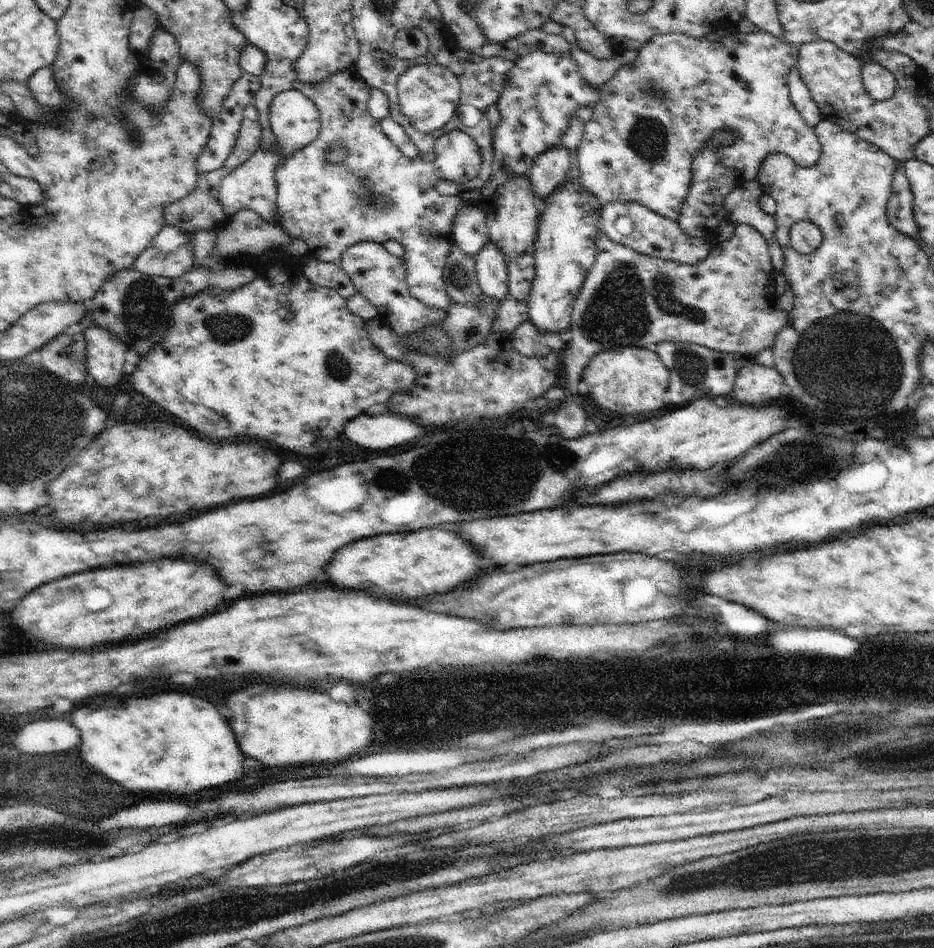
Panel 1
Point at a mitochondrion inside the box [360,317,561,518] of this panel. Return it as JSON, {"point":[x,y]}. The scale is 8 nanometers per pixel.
{"point":[425,340]}

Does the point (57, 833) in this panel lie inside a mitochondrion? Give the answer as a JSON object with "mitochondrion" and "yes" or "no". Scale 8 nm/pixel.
{"mitochondrion":"yes"}

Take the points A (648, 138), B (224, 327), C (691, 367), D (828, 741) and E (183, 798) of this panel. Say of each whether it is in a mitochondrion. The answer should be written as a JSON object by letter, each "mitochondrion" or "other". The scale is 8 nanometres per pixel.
{"A":"mitochondrion","B":"mitochondrion","C":"mitochondrion","D":"mitochondrion","E":"other"}

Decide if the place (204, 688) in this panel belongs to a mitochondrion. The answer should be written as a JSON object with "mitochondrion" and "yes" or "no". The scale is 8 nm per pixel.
{"mitochondrion":"no"}

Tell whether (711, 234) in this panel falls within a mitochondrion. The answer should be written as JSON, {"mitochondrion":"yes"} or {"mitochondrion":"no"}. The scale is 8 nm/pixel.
{"mitochondrion":"no"}

